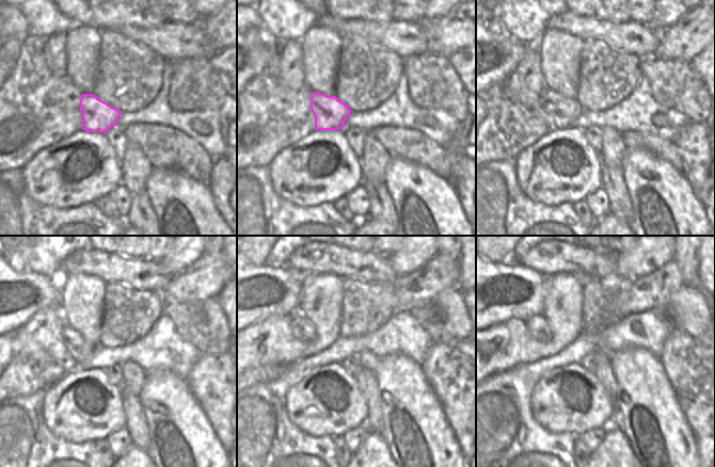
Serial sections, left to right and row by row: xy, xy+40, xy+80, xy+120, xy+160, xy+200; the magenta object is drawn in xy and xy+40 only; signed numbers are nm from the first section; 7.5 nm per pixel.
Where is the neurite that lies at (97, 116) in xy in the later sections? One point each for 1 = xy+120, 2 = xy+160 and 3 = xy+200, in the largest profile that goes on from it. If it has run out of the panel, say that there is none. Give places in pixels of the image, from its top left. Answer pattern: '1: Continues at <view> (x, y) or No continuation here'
1: Continues at xy+120 (80, 351)
2: Continues at xy+160 (303, 331)
3: Continues at xy+200 (537, 325).

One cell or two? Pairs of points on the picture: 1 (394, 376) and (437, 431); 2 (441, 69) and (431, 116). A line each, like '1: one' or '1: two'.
1: one
2: two

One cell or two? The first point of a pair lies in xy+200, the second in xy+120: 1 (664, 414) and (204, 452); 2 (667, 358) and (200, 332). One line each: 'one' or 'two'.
1: one
2: two

